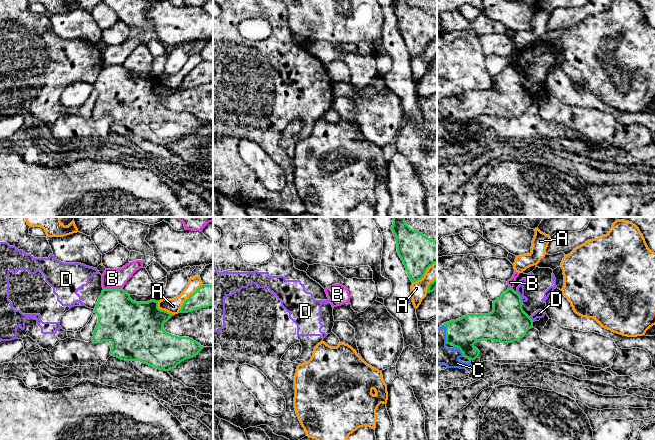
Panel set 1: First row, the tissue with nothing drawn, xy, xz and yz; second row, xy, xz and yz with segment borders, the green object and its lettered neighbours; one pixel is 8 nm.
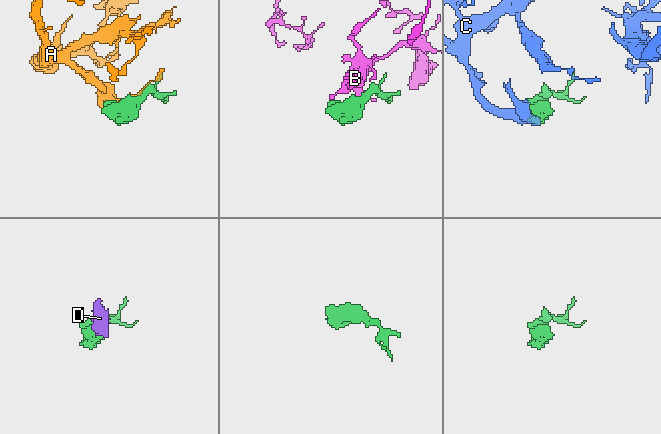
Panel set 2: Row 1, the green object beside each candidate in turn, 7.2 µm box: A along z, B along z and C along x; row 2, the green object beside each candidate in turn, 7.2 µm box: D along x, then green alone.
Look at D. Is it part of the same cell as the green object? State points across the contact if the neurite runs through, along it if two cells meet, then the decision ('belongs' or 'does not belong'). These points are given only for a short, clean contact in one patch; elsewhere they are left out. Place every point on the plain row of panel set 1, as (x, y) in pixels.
does not belong

